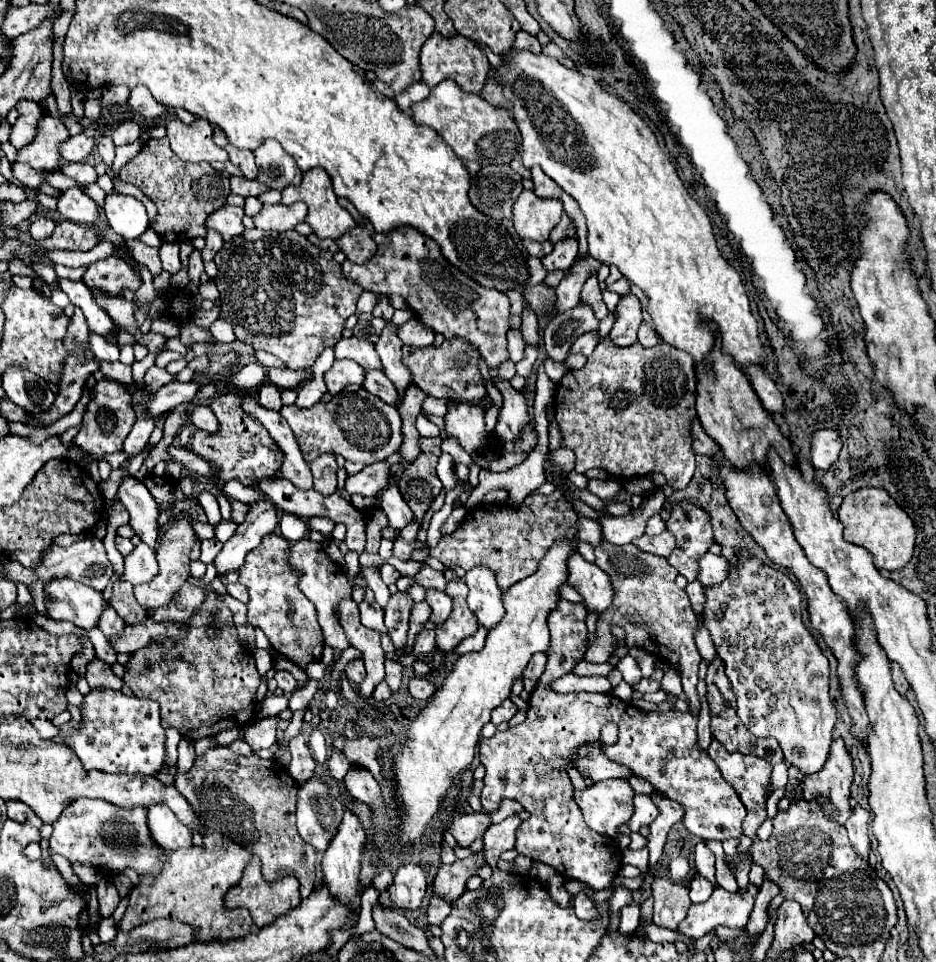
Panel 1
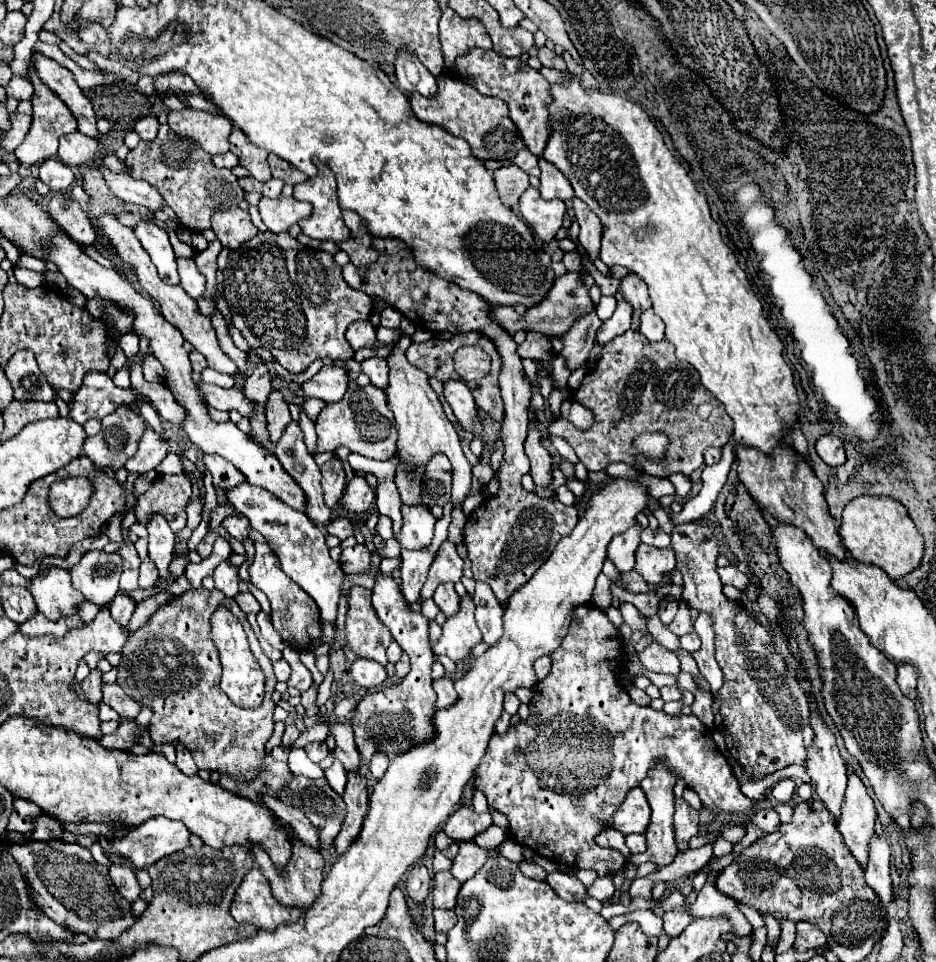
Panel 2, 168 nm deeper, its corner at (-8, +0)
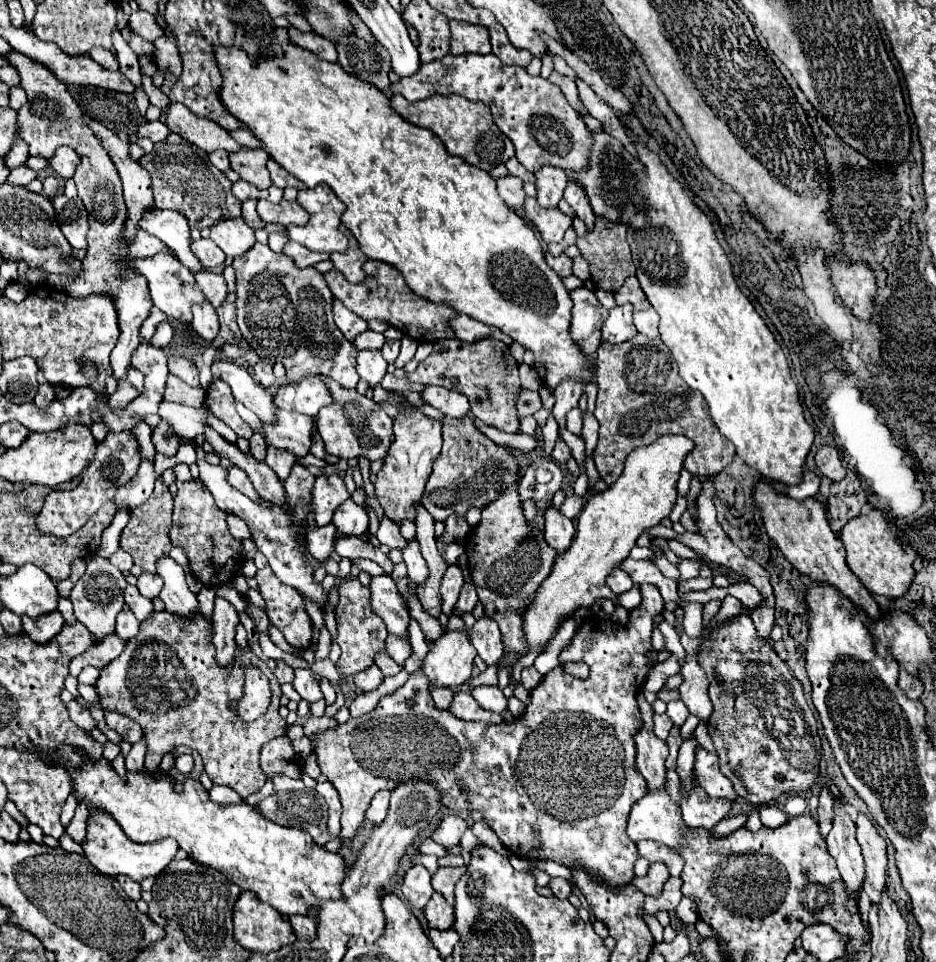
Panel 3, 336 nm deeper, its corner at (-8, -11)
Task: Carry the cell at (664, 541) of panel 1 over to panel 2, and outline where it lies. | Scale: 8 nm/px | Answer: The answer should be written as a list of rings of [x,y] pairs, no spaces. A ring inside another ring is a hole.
[[[641,543],[635,553],[635,571],[643,575],[643,579],[649,585],[657,585],[661,581],[663,573],[669,573],[675,569],[675,551],[665,547],[653,547]]]

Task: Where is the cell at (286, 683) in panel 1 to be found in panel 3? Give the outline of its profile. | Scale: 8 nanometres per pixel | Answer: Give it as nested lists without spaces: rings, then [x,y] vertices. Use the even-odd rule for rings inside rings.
[[[295,668],[295,680],[293,680],[293,686],[295,686],[295,690],[301,694],[301,698],[307,700],[309,704],[323,698],[323,692],[321,692],[319,684],[315,682],[313,672],[307,670],[307,668]]]

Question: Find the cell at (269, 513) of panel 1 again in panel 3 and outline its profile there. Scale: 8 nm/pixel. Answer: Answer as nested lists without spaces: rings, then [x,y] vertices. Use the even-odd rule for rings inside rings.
[[[215,600],[215,610],[213,610],[213,646],[215,646],[215,660],[219,662],[221,668],[231,668],[233,656],[237,650],[235,644],[235,628],[239,624],[239,616],[235,608],[223,600]]]

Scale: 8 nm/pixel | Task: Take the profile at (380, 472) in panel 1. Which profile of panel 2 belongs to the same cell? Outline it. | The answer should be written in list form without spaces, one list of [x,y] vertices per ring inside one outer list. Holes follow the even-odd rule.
[[[355,475],[347,485],[347,491],[341,499],[341,505],[351,515],[363,515],[373,507],[375,491],[377,489],[367,483],[365,475]]]

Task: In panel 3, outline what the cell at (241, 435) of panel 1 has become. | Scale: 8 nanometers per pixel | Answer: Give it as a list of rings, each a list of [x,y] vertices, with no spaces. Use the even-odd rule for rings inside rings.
[[[259,358],[257,364],[253,366],[253,378],[255,378],[259,384],[263,384],[265,388],[273,386],[273,382],[275,382],[273,364],[275,364],[275,360],[271,360],[271,358]]]

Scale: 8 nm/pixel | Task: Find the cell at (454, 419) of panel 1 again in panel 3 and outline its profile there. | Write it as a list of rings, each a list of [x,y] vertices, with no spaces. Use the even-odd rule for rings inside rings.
[[[427,386],[421,392],[421,398],[429,406],[441,410],[447,416],[461,418],[461,416],[465,416],[471,410],[467,396],[463,396],[459,392],[453,392],[453,390],[447,390],[447,388],[441,388],[441,386]]]

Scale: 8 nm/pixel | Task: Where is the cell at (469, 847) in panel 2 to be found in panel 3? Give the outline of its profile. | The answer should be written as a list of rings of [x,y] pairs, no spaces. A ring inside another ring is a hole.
[[[439,868],[435,874],[433,874],[433,890],[439,892],[449,904],[453,904],[453,888],[455,888],[455,882],[463,876],[463,870],[465,868]]]

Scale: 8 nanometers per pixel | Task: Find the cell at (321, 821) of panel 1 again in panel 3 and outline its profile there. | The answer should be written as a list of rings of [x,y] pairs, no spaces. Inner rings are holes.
[[[275,774],[275,776],[271,776],[271,782],[275,786],[275,792],[271,796],[267,796],[265,800],[261,800],[255,806],[255,810],[279,826],[297,826],[297,828],[307,830],[319,846],[325,846],[331,840],[331,836],[327,832],[327,804],[325,804],[325,800],[315,790],[309,790],[303,784],[303,780]]]

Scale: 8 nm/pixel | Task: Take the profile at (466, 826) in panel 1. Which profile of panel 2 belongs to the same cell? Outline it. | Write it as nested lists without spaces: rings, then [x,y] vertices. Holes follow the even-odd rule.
[[[469,807],[457,809],[445,823],[443,831],[455,841],[471,841],[491,825],[491,813],[475,813]]]

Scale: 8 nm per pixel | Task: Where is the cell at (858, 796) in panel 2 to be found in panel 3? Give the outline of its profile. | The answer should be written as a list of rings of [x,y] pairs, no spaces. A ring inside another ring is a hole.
[[[859,814],[857,818],[857,842],[863,850],[867,866],[863,890],[867,892],[871,902],[879,902],[887,882],[887,844],[865,814]]]

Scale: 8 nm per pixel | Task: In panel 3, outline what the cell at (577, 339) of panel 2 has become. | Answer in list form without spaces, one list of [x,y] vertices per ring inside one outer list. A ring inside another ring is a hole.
[[[563,382],[555,388],[555,406],[553,406],[553,418],[559,424],[559,430],[565,428],[565,414],[571,408],[577,408],[577,402],[583,394],[583,386],[579,382]]]

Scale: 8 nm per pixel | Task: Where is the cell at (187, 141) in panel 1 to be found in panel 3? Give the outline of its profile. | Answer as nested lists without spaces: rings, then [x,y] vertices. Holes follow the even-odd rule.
[[[171,102],[167,110],[167,126],[171,132],[183,136],[187,142],[207,152],[213,152],[219,148],[227,152],[235,152],[239,148],[239,144],[231,138],[231,134],[225,128],[221,128],[209,118],[195,116],[187,106],[179,102]]]

